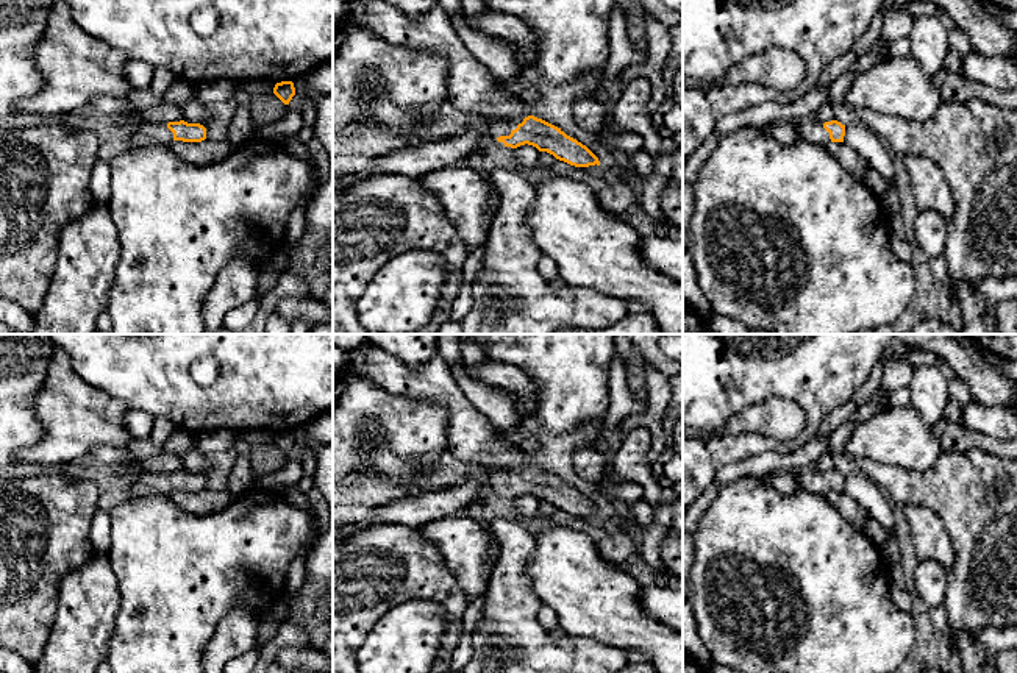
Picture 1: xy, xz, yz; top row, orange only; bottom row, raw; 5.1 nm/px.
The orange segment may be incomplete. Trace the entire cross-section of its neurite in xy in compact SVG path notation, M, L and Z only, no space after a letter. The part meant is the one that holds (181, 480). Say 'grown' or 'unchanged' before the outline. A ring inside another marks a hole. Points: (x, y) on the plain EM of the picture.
grown; M142 472L134 478L130 492L133 497L170 495L175 490L202 492L206 478L200 473L180 472Z

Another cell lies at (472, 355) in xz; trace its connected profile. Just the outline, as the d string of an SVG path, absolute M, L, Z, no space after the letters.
M456 334L456 337L458 337L459 348L461 348L464 365L467 367L480 365L486 359L486 354L473 342L472 337L462 337L461 334Z

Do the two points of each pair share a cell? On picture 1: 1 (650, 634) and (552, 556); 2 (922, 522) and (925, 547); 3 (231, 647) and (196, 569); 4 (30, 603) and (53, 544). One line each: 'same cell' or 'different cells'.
1: same cell
2: same cell
3: different cells
4: same cell

